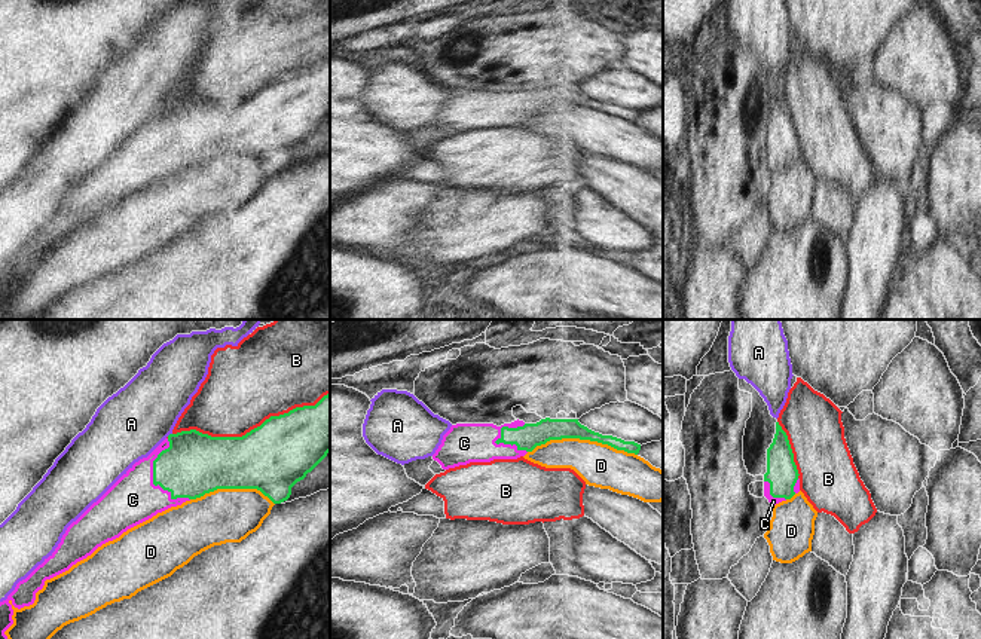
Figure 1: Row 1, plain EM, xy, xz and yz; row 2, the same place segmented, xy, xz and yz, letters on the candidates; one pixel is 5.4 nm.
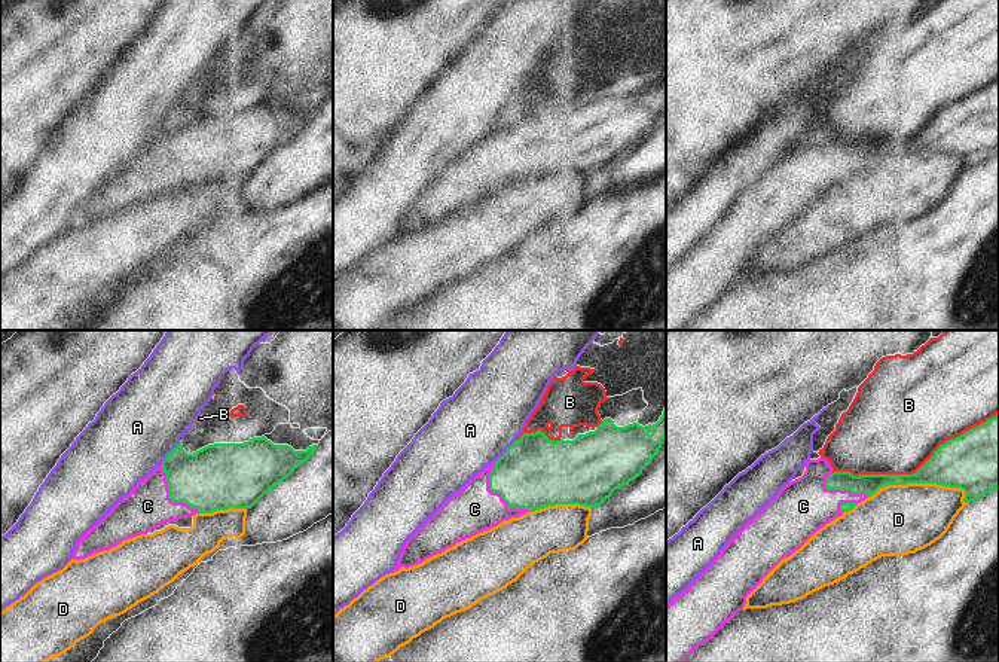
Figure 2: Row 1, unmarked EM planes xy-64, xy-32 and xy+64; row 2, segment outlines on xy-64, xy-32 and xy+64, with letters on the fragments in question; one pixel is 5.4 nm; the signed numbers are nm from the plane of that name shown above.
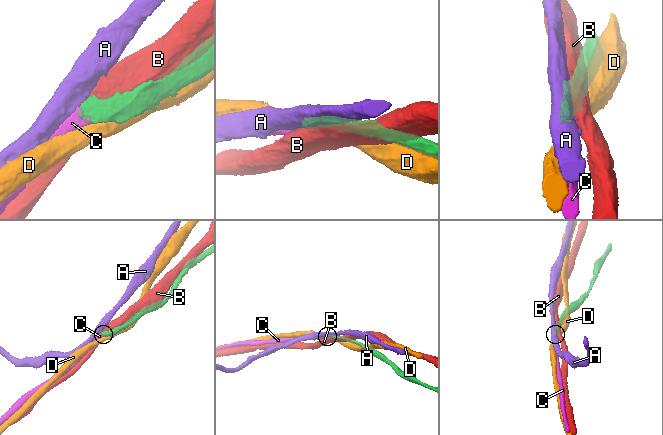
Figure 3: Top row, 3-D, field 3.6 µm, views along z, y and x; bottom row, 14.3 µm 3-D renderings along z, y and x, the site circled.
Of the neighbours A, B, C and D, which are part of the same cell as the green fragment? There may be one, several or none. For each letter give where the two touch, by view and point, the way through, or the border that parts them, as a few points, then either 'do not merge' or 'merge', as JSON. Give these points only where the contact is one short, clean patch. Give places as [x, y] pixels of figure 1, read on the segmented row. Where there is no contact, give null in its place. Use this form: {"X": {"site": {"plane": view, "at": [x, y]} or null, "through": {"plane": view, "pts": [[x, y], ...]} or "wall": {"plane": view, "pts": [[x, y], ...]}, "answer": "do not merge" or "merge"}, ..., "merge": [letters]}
{"A": {"site": {"plane": "xy", "at": [170, 434]}, "wall": {"plane": "xy", "pts": [[171, 433], [167, 436]]}, "answer": "do not merge"}, "B": {"site": {"plane": "xy", "at": [251, 430]}, "answer": "do not merge"}, "C": {"site": {"plane": "xy", "at": [153, 479]}, "through": {"plane": "xy", "pts": [[195, 464], [165, 479], [153, 479], [133, 500]]}, "answer": "merge"}, "D": {"site": {"plane": "xz", "at": [583, 439]}, "answer": "do not merge"}, "merge": ["C"]}

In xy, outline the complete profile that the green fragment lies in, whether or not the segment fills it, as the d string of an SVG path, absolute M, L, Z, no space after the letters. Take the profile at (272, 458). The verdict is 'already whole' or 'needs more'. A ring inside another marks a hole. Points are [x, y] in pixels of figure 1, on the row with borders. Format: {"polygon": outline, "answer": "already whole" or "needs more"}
{"polygon": "M330 394L315 406L303 406L271 416L242 437L211 437L196 429L169 434L147 458L135 462L61 538L55 551L6 600L0 602L0 639L13 624L13 606L21 609L36 600L45 581L68 571L103 544L171 507L217 489L257 489L273 504L287 501L291 487L303 480L330 452Z", "answer": "needs more"}

